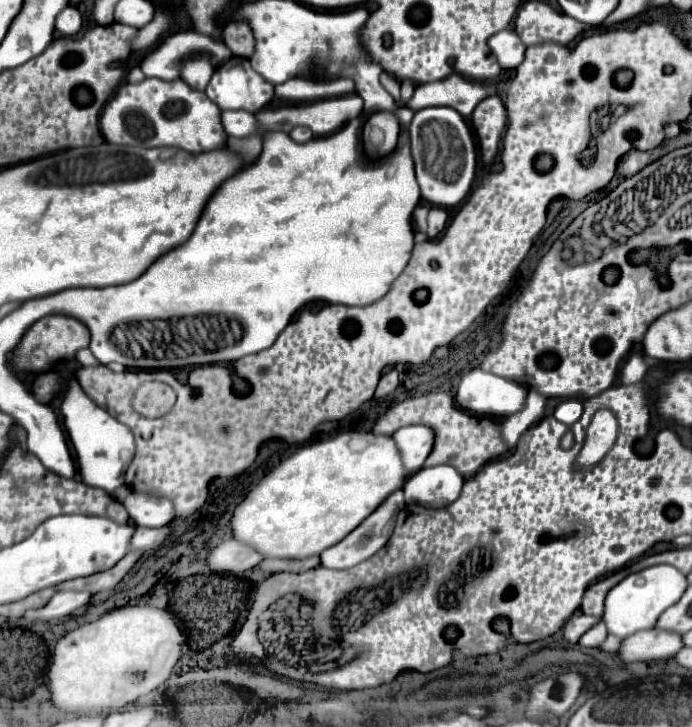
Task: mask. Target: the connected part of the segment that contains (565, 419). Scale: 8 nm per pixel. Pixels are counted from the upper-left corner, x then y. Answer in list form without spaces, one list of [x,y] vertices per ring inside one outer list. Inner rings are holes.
[[[564,399],[554,411],[554,417],[566,425],[576,423],[580,419],[580,415],[582,415],[582,401],[580,399]]]

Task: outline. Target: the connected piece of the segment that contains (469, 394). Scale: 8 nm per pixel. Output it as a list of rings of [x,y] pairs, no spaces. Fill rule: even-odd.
[[[472,369],[466,373],[460,381],[458,393],[460,405],[464,409],[496,417],[518,413],[524,407],[528,395],[528,391],[516,381],[492,375],[482,369]]]

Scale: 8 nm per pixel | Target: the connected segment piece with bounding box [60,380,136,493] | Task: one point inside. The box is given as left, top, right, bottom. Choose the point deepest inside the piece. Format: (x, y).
(105, 447)

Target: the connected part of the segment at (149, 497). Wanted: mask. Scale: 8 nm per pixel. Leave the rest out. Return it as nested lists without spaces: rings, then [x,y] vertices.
[[[130,493],[124,499],[124,507],[130,519],[138,527],[164,527],[174,519],[172,501],[152,493]]]

